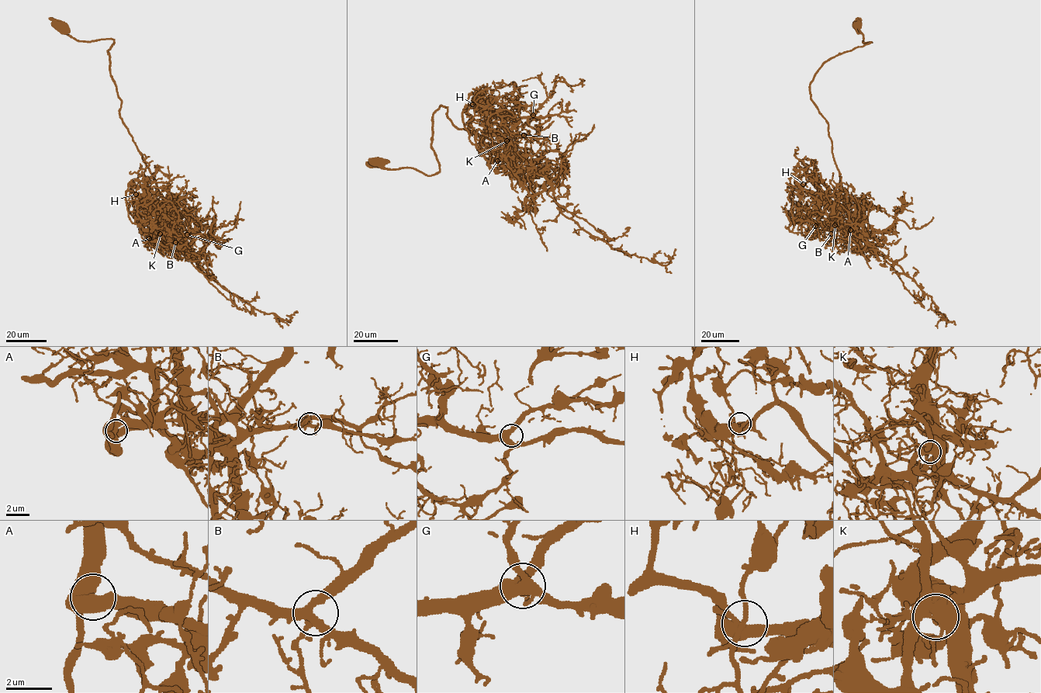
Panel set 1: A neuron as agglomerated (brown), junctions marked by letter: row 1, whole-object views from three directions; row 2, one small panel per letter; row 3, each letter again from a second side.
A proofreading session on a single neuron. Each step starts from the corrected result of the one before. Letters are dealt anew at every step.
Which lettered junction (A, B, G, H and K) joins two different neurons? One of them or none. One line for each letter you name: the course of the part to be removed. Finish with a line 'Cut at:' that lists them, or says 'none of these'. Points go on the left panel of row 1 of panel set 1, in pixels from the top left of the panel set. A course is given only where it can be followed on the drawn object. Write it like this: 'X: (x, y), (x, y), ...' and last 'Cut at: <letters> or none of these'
K: (160, 233), (156, 239), (170, 244), (195, 259), (207, 275), (261, 312), (289, 320), (298, 312)
Cut at: K

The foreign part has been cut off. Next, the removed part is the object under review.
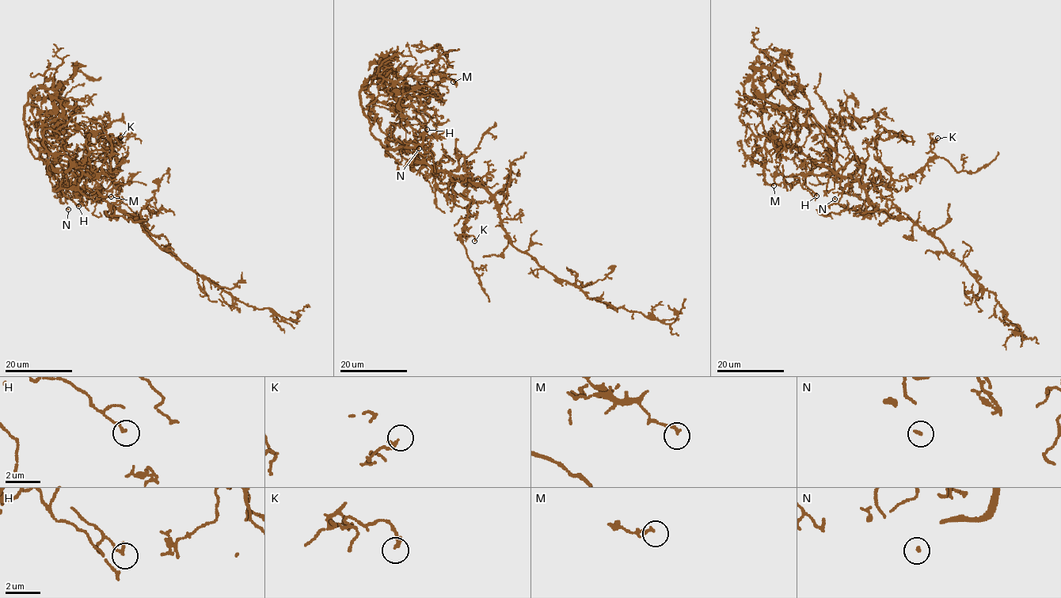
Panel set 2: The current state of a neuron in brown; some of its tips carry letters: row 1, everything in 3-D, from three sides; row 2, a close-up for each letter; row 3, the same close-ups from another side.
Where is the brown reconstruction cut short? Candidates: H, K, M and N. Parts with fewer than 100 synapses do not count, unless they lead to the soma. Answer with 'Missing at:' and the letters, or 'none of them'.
Missing at: N

